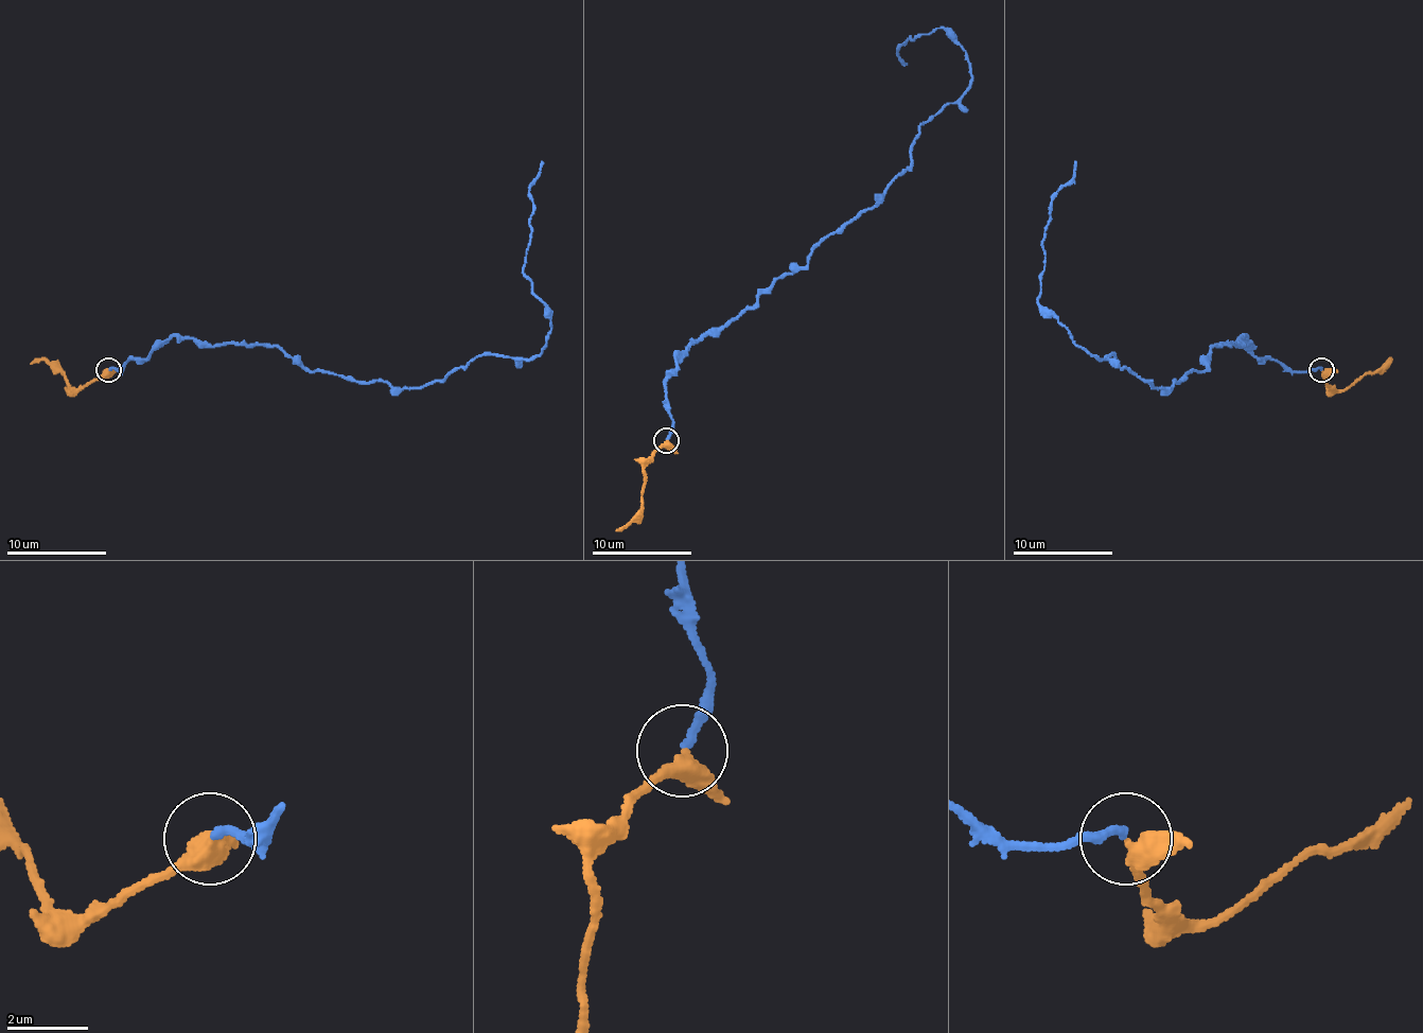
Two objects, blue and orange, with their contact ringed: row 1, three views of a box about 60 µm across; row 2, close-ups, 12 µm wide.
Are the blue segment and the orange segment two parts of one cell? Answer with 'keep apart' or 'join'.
join

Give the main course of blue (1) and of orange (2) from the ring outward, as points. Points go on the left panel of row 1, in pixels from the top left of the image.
1: (108, 369), (189, 336), (400, 389), (541, 354), (552, 316), (522, 266), (542, 161)
2: (107, 369), (87, 384), (67, 389), (64, 374), (41, 360), (31, 364)

